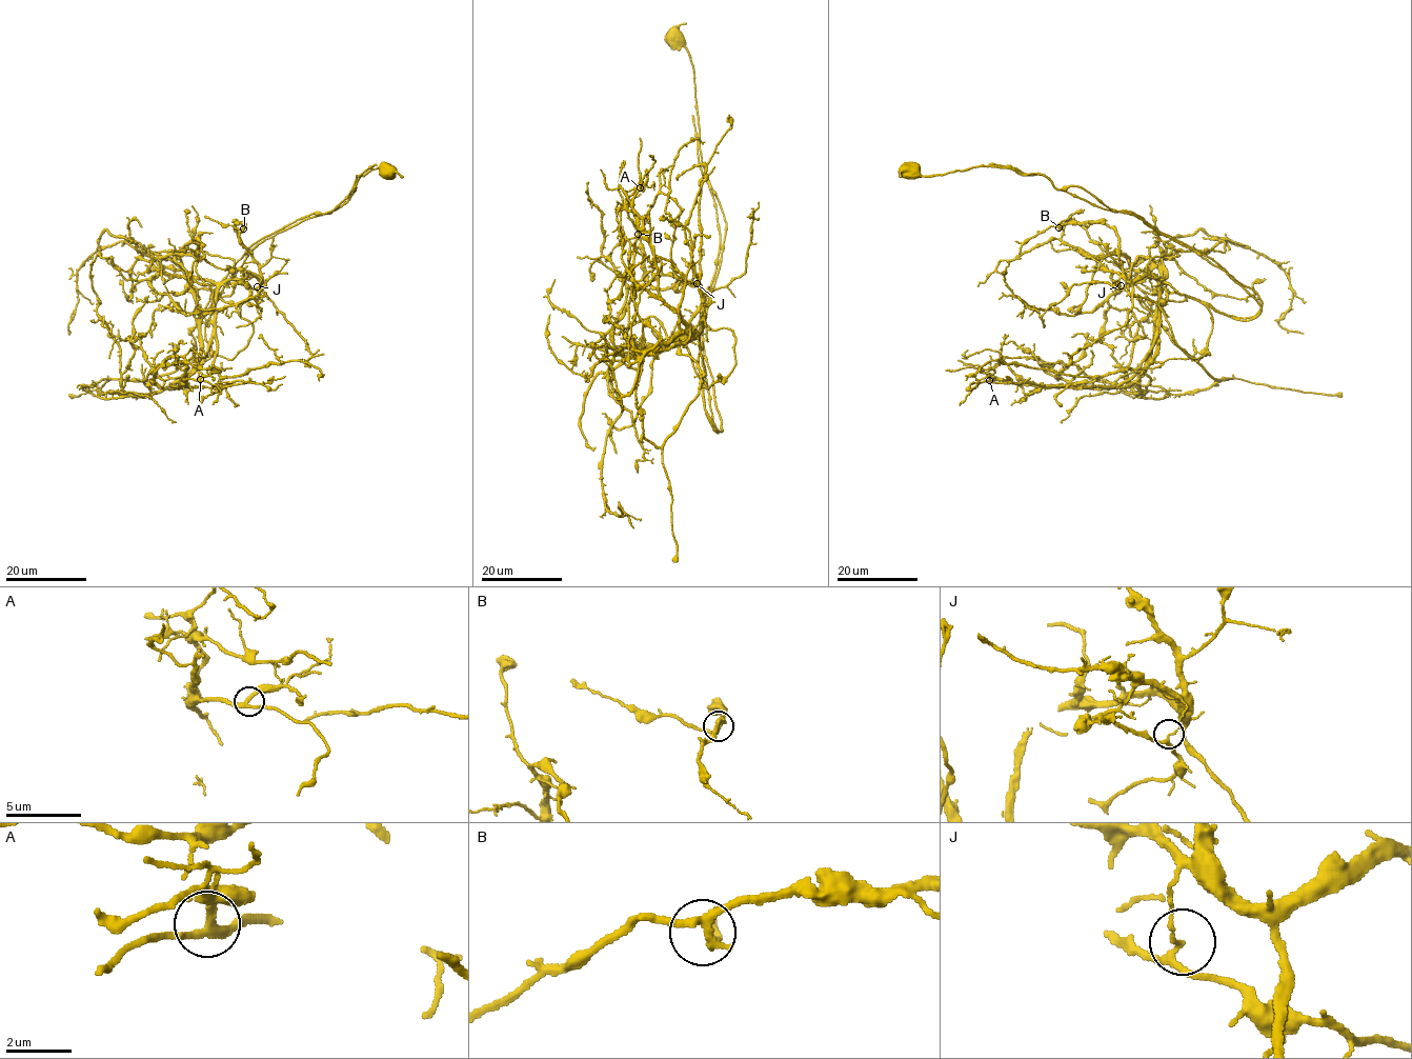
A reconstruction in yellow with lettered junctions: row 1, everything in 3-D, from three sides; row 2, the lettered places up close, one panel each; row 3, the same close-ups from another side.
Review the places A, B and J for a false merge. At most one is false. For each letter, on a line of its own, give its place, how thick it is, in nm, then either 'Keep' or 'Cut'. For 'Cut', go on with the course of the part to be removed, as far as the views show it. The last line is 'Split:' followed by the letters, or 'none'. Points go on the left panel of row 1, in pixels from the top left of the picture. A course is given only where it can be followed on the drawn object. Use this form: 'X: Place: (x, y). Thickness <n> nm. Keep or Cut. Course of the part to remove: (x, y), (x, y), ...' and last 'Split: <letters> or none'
A: Place: (200, 379). Thickness 220 nm. Keep
B: Place: (243, 228). Thickness 240 nm. Keep
J: Place: (257, 286). Thickness 160 nm. Cut. Course of the part to remove: (257, 287), (259, 297), (239, 304), (216, 294), (196, 319), (251, 244), (334, 211), (376, 165)
Split: J

